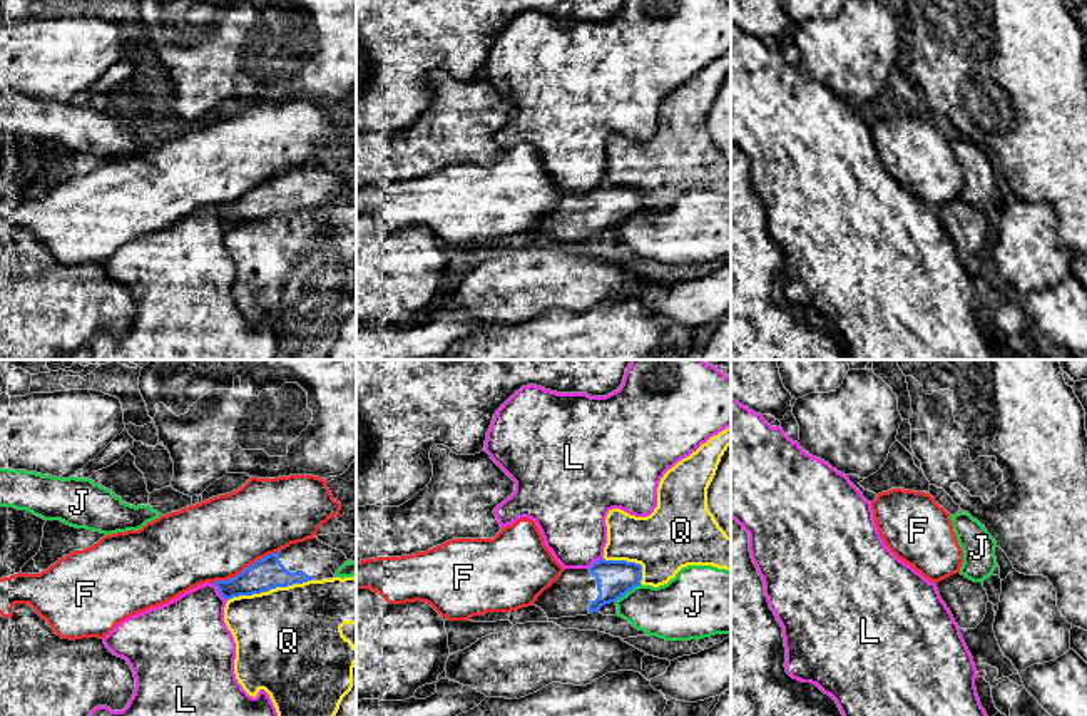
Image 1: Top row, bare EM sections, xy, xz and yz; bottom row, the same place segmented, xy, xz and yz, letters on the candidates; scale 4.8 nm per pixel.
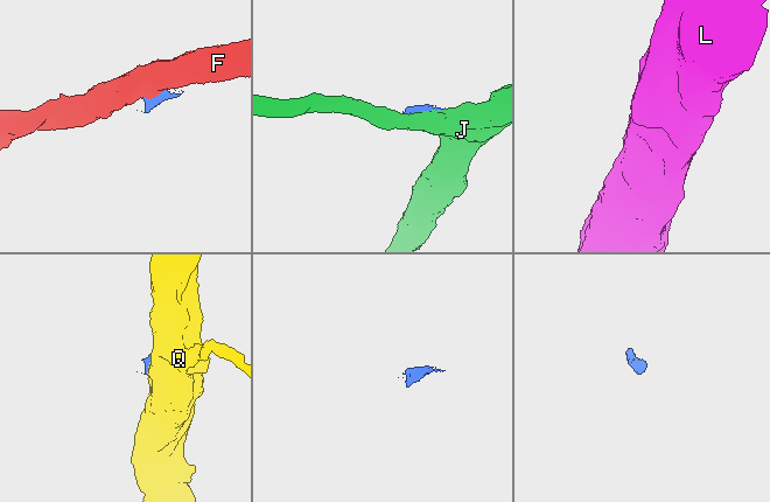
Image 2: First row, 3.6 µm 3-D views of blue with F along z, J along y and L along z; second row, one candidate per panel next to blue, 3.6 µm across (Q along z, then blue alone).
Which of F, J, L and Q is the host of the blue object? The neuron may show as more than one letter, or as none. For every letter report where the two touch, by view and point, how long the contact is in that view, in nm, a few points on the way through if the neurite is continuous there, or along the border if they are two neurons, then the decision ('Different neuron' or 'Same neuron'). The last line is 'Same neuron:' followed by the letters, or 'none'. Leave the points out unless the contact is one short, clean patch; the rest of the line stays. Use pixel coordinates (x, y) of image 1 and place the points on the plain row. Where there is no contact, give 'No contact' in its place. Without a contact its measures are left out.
F: Touches blue at xy (246, 193). Shared border 360 nm. Boundary: xy (280, 174), (256, 184), (234, 201), (213, 208). Different neuron
J: Touches blue at xz (627, 216). Shared border 160 nm. Different neuron
L: Touches blue at xy (219, 218). Shared border 110 nm. Boundary: xy (213, 209), (226, 226). Different neuron
Q: Touches blue at xy (270, 214). Shared border 420 nm. Boundary: xy (311, 204), (233, 221), (228, 226). Different neuron
Same neuron: none

